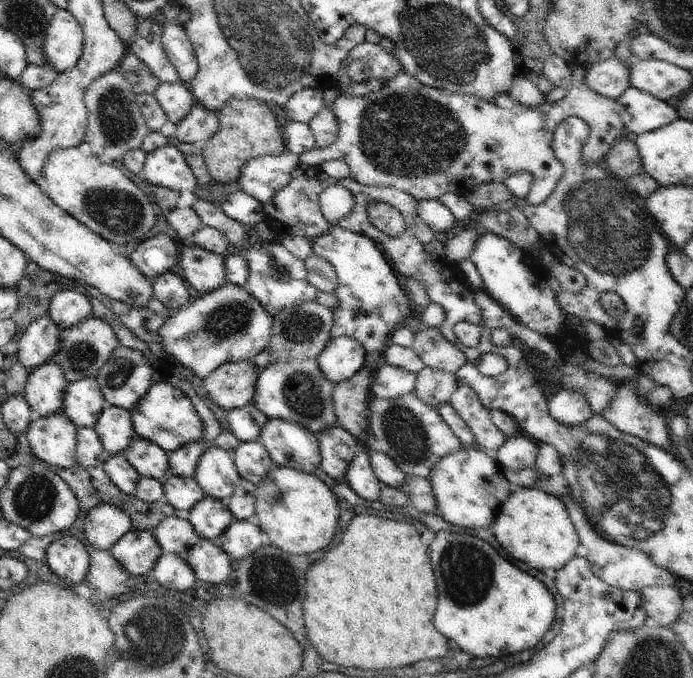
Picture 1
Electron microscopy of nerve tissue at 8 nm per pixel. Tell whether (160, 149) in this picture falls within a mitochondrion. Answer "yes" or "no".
no

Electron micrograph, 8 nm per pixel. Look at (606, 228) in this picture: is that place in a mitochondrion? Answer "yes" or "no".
yes

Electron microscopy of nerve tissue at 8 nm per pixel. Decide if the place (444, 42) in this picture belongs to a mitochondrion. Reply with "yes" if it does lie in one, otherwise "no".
yes

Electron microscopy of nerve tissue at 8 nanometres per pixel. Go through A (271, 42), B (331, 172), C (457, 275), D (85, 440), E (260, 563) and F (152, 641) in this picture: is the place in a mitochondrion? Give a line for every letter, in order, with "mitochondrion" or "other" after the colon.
A: mitochondrion
B: other
C: other
D: other
E: mitochondrion
F: mitochondrion

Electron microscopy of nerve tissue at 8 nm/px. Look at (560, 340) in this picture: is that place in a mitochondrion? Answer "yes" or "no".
no

